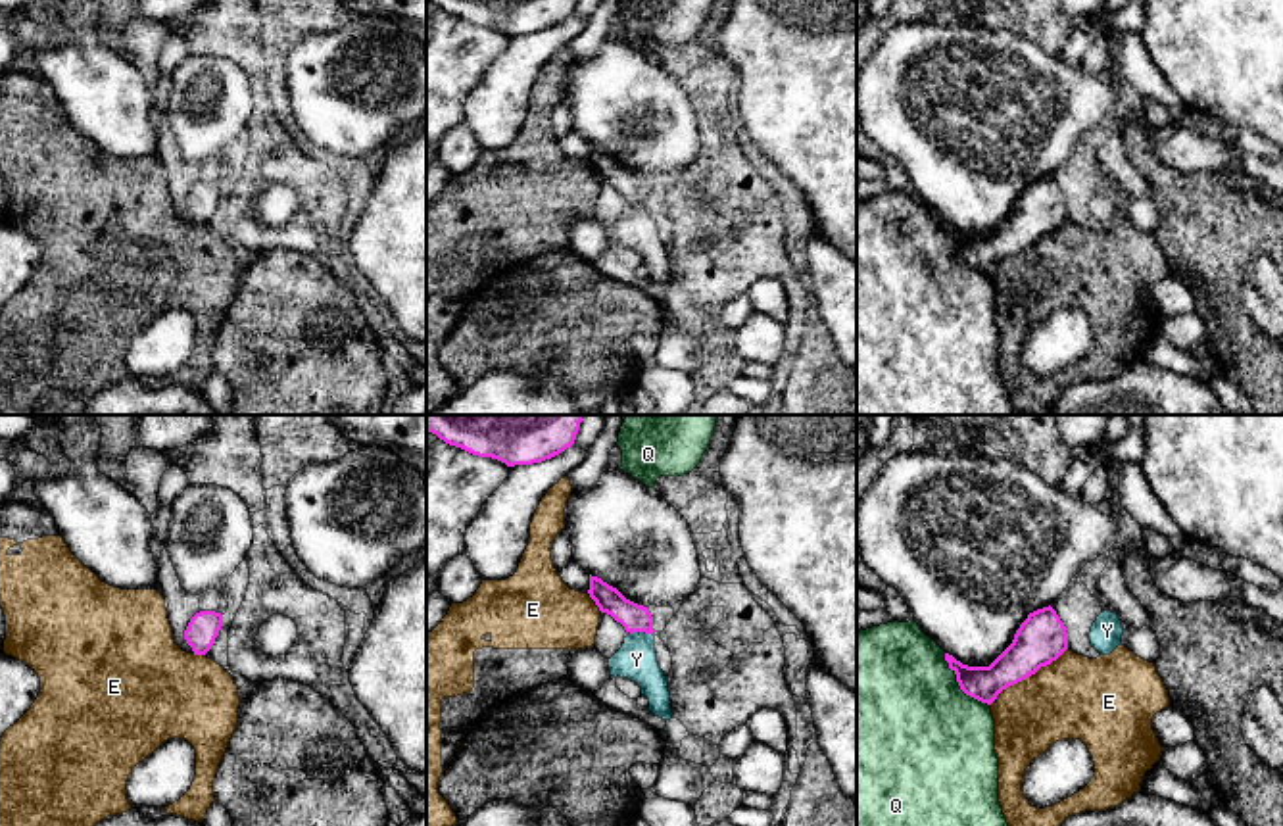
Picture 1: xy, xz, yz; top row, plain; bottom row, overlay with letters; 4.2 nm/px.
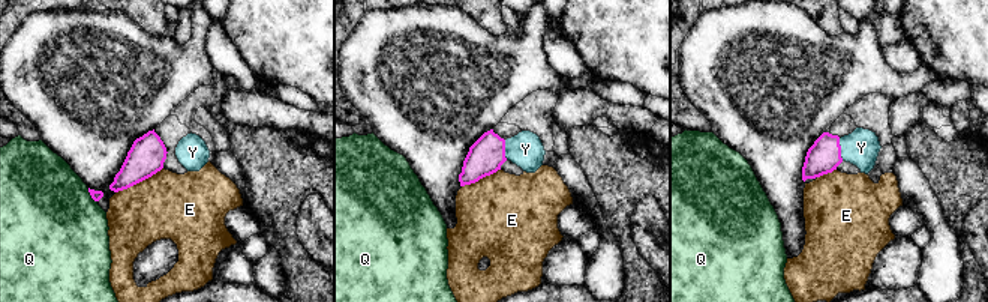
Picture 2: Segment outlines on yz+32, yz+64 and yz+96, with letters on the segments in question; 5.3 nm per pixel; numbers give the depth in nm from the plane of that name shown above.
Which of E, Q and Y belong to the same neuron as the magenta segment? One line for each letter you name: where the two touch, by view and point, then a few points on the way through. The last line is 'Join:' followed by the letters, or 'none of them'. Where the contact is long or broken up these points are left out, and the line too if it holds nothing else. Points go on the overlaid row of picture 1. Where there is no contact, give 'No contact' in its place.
Y: Touches magenta at xz (640, 631). Path across: xz (634, 617), (640, 631), (636, 659)
Join: Y

